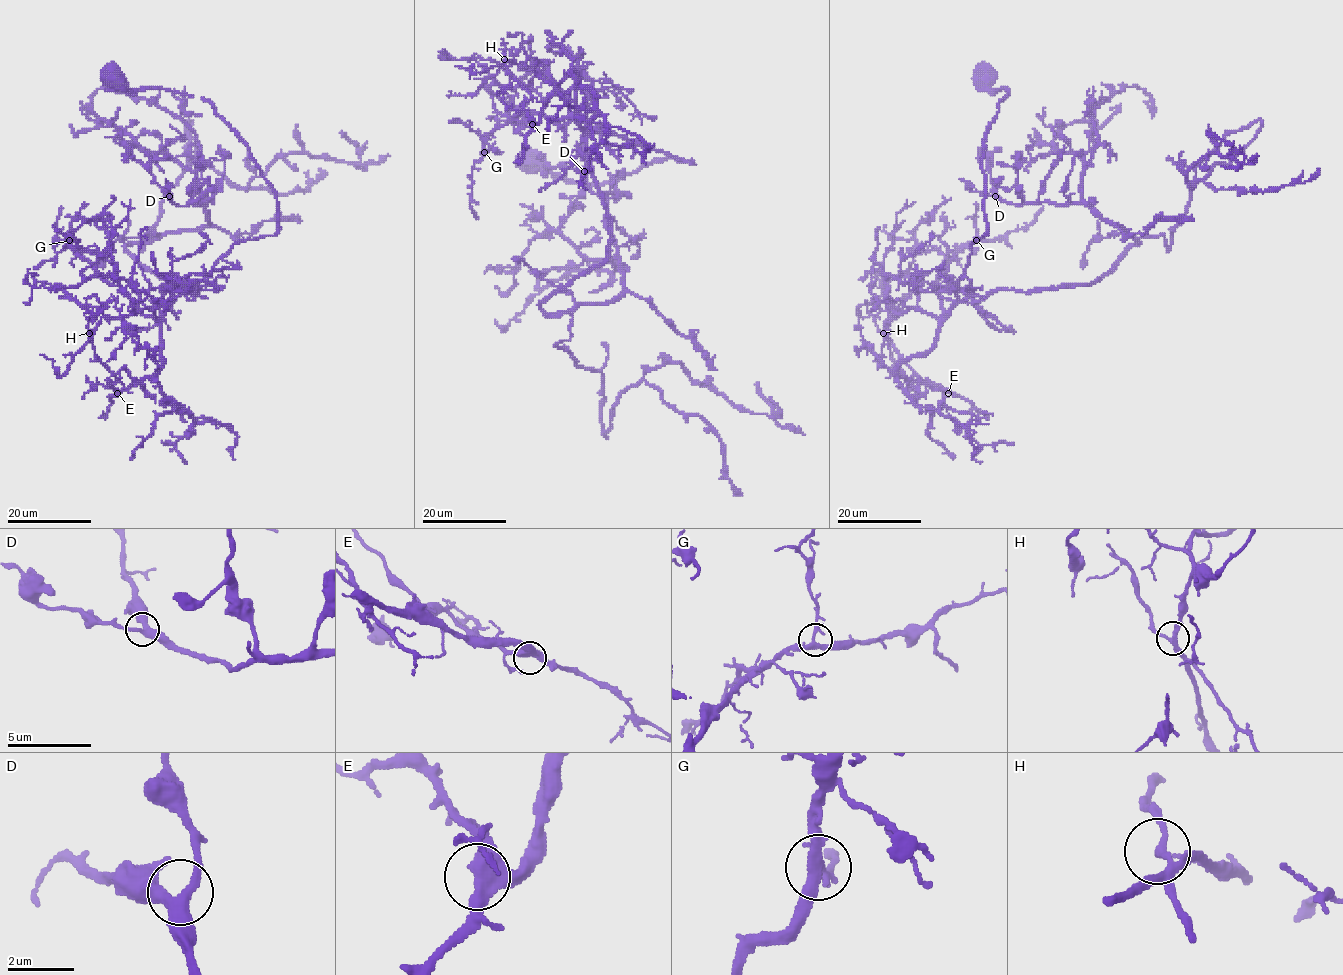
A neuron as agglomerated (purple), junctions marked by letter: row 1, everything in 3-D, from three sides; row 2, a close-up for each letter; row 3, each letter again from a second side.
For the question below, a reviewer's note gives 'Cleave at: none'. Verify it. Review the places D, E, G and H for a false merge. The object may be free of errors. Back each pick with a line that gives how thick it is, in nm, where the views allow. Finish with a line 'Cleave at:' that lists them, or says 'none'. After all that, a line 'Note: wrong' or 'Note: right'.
H: calibre 160 nm
Cleave at: H
Note: wrong

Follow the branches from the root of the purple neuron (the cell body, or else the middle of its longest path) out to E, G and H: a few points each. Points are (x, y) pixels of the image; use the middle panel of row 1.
E: (526, 162), (582, 183), (692, 163), (590, 134), (576, 119), (576, 74), (532, 124)
G: (526, 162), (606, 183), (665, 159), (692, 161), (533, 113), (497, 126), (484, 152)
H: (526, 162), (573, 181), (606, 183), (665, 159), (692, 161), (613, 132), (590, 134), (548, 76), (504, 59)

